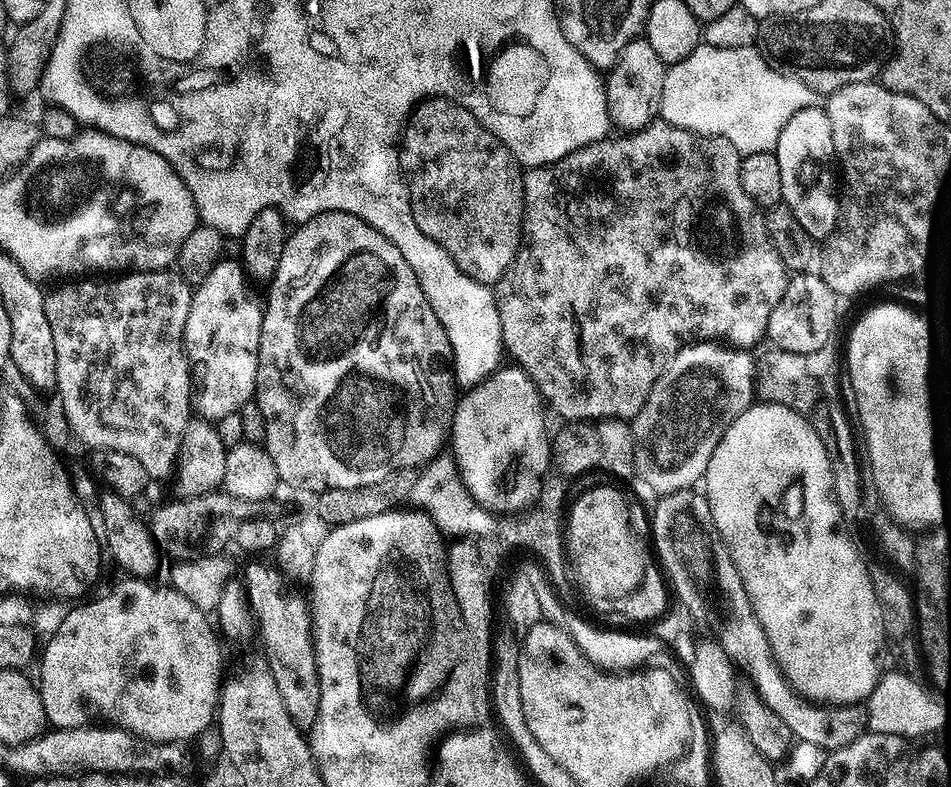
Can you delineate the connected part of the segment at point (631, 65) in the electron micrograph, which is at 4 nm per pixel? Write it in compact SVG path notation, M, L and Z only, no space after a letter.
M637 38L626 42L613 62L607 69L604 80L604 106L606 116L620 127L621 133L636 132L639 128L645 128L651 124L658 112L660 103L660 91L664 85L666 66L658 54L654 54L650 42L643 38Z

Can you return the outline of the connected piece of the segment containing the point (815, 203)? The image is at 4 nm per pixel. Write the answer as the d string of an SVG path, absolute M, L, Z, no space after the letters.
M821 107L802 108L795 112L778 134L776 139L776 162L778 178L782 180L780 199L783 207L789 208L805 235L813 241L823 242L836 231L842 209L838 199L838 176L834 171L834 134L830 134L830 118Z

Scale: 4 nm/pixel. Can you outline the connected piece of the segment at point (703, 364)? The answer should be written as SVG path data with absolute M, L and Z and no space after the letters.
M697 342L688 344L662 370L654 382L642 410L632 417L634 434L634 462L636 476L644 479L656 494L677 492L699 485L704 479L710 458L722 442L722 434L750 405L754 403L756 360L751 351L734 348L723 342Z

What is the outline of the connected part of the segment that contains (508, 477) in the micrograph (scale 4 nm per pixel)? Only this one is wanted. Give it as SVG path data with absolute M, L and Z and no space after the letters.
M501 366L496 369L492 375L486 377L481 384L471 385L468 392L459 397L456 401L455 409L452 413L452 423L450 425L450 455L455 460L462 482L471 494L484 508L491 508L500 514L511 514L527 509L539 497L540 487L545 476L549 475L550 465L552 464L552 445L550 443L549 433L544 433L544 416L540 413L542 409L542 397L540 392L534 386L534 382L521 370L515 366Z

